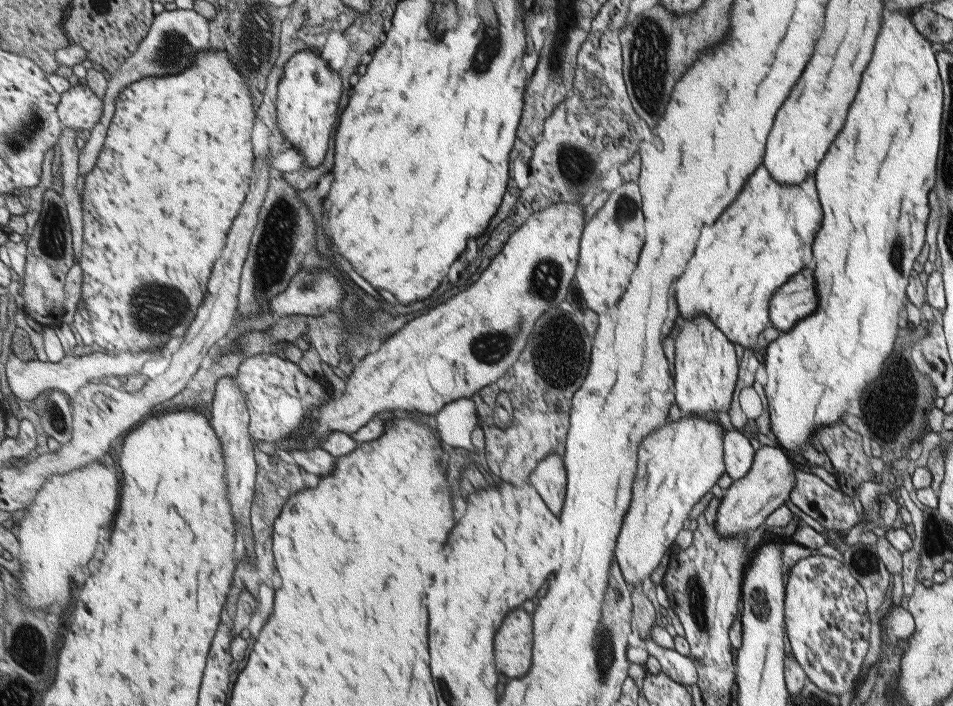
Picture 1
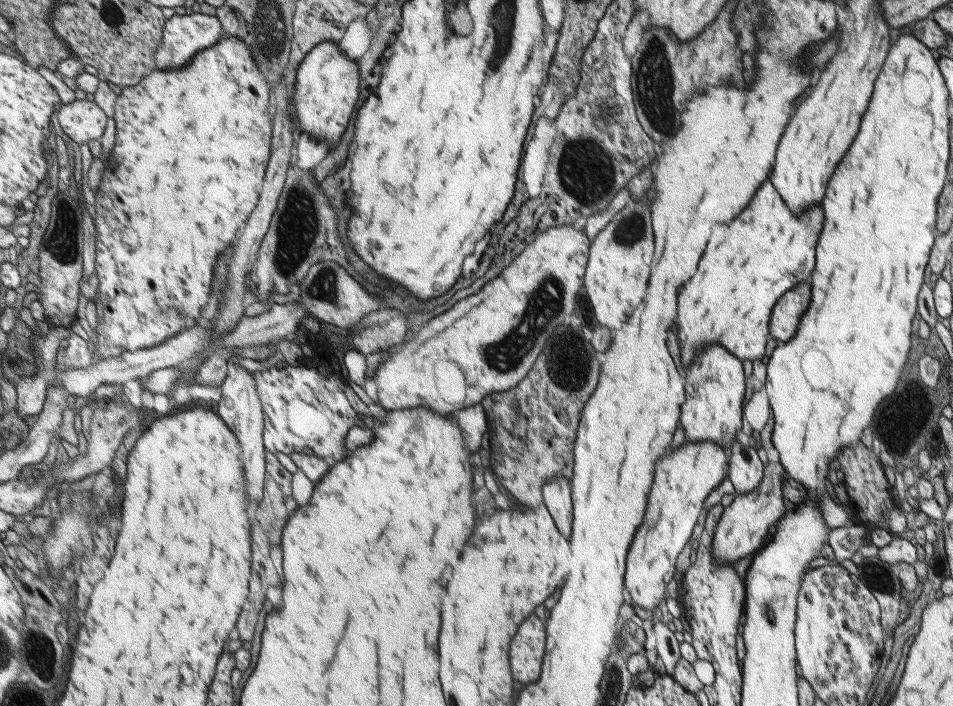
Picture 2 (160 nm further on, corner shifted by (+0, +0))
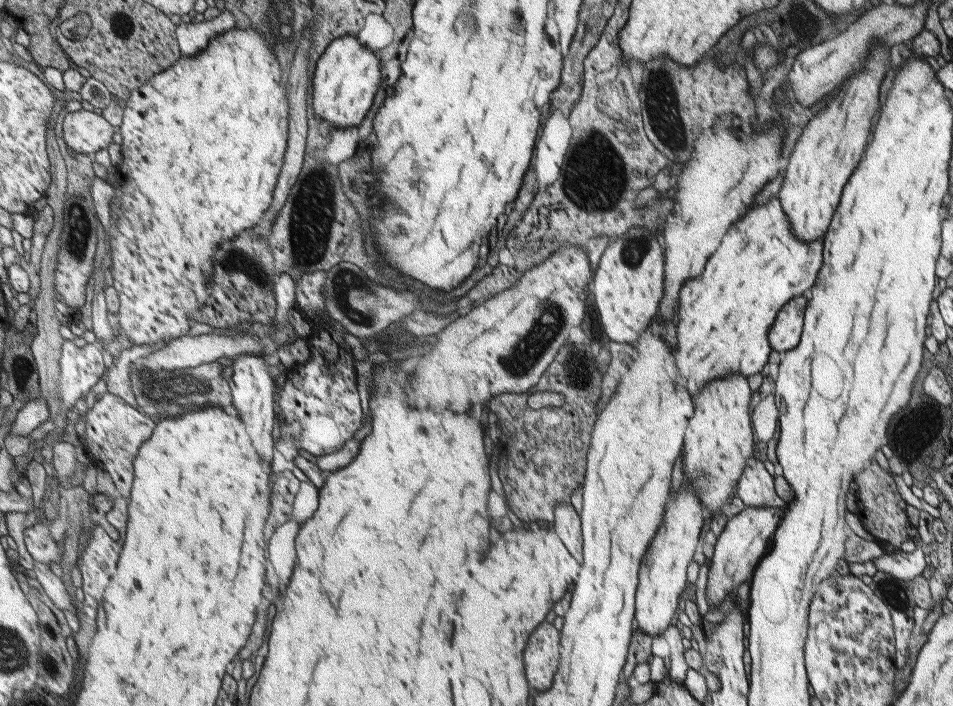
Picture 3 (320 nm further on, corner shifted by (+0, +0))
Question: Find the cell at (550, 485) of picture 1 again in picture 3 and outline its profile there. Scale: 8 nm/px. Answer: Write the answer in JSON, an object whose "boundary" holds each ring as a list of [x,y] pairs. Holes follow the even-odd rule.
{"boundary":[[[571,504],[553,507],[552,527],[559,541],[564,544],[576,560],[583,560],[580,520]]]}

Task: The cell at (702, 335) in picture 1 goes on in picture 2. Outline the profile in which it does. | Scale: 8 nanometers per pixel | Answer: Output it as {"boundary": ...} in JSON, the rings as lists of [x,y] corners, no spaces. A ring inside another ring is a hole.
{"boundary":[[[708,344],[700,352],[695,352],[690,365],[685,368],[685,402],[680,406],[679,424],[686,442],[708,440],[729,448],[741,428],[741,406],[745,380],[741,361],[718,344]]]}

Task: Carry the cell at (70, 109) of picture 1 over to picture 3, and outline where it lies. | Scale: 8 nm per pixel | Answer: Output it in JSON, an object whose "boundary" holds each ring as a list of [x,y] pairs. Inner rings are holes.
{"boundary":[[[81,109],[66,113],[63,138],[74,152],[93,154],[112,145],[116,129],[103,114]]]}

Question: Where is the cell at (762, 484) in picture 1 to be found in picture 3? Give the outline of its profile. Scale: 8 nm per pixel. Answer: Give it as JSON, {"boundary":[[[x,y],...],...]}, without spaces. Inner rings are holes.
{"boundary":[[[745,507],[739,514],[729,516],[725,527],[716,538],[713,555],[709,560],[704,592],[709,606],[709,617],[716,617],[718,604],[730,594],[730,591],[736,590],[743,582],[750,583],[753,570],[757,567],[759,559],[764,556],[765,544],[781,521],[782,514],[783,508]]]}

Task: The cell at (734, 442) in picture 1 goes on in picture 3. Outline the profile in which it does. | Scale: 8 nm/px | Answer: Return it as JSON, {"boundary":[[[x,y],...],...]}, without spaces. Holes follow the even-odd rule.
{"boundary":[[[754,457],[746,460],[746,468],[736,486],[736,496],[745,507],[784,508],[786,503],[774,491],[773,477],[765,471],[763,463]]]}

